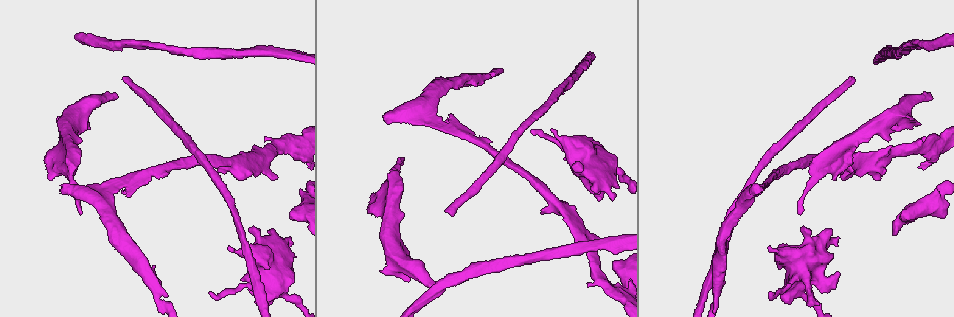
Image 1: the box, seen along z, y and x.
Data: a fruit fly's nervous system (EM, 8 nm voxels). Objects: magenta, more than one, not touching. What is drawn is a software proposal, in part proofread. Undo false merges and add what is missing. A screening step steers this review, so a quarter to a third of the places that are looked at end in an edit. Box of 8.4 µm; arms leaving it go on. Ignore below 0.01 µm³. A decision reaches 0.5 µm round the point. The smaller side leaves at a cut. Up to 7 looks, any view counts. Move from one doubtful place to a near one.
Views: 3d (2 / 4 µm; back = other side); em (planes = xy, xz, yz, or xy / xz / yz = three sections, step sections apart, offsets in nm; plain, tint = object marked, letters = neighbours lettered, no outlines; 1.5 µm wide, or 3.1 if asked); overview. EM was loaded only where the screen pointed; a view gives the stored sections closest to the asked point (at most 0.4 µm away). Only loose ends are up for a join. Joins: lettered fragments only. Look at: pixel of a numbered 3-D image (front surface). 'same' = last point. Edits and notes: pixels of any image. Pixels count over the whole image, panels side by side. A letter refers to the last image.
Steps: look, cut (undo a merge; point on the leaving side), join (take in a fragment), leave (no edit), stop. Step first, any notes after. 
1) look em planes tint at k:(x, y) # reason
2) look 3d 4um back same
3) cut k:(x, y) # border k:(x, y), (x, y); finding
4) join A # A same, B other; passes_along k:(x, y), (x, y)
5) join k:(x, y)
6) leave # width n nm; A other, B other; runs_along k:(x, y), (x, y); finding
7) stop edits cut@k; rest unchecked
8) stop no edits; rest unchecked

look em xy step 8 letters at 1:(446, 208) # end of a long branch

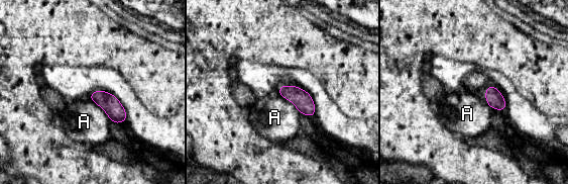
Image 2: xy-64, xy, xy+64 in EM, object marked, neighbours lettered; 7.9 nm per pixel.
look em planes letters same # another direction

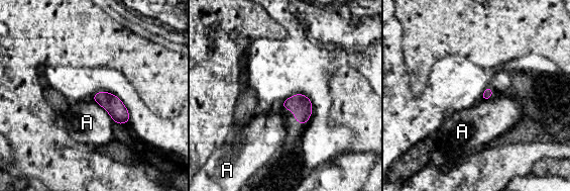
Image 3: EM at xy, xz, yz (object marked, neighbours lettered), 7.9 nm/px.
leave # A other; border 3:(92, 99), (115, 122); no lettered fragment goes on from it

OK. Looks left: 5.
look em xz step 8 letters at 1:(117, 98) # free end

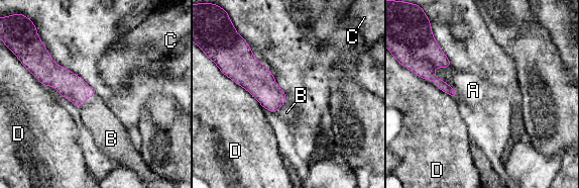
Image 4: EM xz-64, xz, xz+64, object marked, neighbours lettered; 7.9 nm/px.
look em planes letters same # another direction

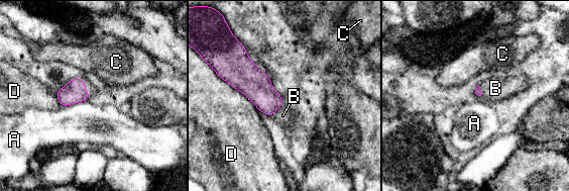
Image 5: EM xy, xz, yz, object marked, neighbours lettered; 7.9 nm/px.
join B # A other, B same, C other, D other; it goes on there

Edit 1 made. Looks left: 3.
look 3d 2um at 1:(853, 162) # stops while still wide

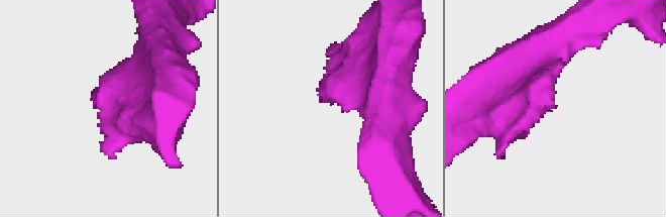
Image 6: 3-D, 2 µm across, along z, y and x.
look em xz step 8 letters at 6:(326, 102) # shape alone is not enough

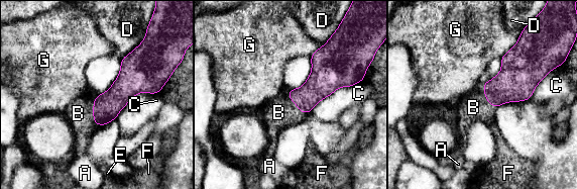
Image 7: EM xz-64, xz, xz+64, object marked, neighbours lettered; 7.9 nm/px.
look em planes letters same

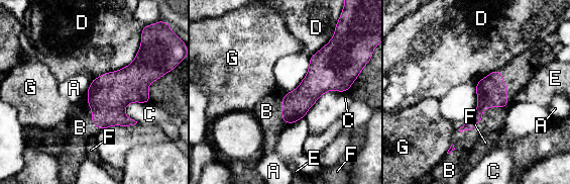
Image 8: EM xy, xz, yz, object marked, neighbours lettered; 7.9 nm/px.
join B # A other, B same, C other, D other, E other, F other, G other; passes_along 8:(491, 92), (483, 109), (493, 118); the neuron continues

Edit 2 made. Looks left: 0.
stop edits join@5, join@8; rest unchecked

